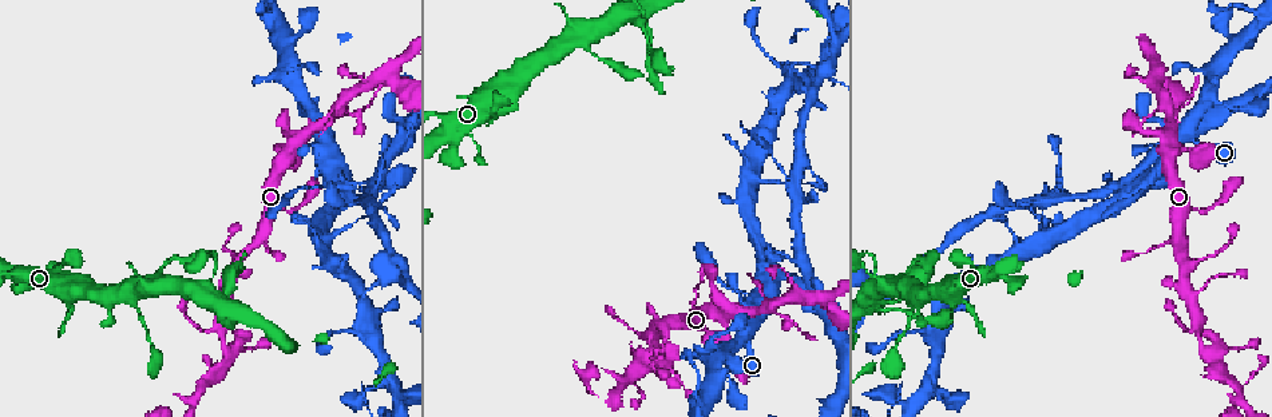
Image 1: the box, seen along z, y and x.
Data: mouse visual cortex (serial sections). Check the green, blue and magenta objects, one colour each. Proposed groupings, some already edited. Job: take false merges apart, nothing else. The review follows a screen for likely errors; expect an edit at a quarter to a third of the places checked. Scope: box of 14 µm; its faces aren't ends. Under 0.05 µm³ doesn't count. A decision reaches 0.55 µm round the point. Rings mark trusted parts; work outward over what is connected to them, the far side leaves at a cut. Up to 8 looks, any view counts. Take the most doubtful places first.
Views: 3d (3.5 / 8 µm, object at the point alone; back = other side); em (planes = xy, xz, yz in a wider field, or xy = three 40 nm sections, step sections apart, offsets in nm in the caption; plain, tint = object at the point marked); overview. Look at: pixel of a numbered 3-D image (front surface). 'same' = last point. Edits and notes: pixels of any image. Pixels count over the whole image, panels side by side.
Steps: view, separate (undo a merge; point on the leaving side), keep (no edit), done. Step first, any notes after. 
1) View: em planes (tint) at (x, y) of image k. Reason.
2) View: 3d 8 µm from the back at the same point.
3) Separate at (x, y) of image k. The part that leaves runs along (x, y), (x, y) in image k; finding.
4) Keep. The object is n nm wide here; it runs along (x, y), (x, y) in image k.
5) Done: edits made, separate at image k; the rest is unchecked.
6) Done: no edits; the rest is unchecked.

View: 3d 3.5 µm at (875, 301) of image 1. Thin arm on a thick one.

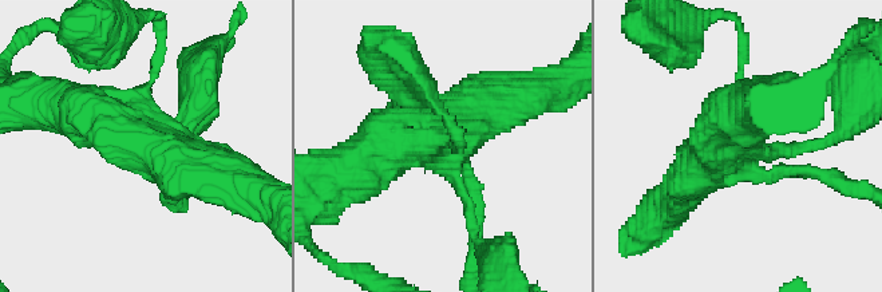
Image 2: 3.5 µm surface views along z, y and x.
View: em xy step 2 (plain) at (447, 151) of image 2. Need the tissue.

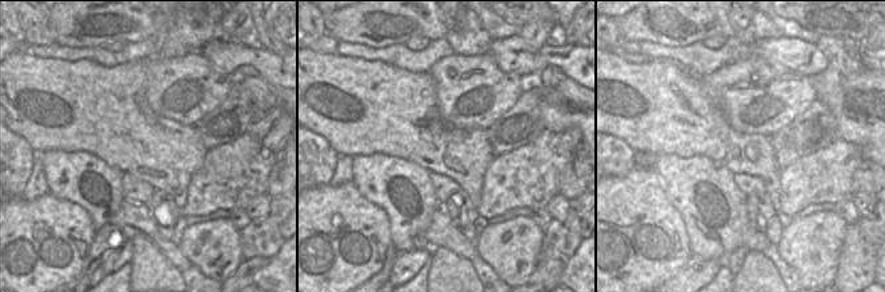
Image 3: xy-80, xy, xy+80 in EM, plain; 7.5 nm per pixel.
View: em xy step 2 (tint) at the same point.

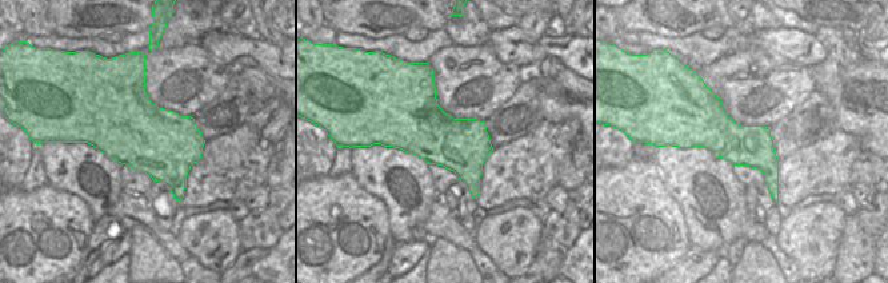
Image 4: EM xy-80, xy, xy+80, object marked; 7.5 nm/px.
Keep. It runs along (63, 107), (212, 169) in image 2; all the same cell.

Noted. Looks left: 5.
View: em xy step 2 (tint) at (320, 133) of image 1.

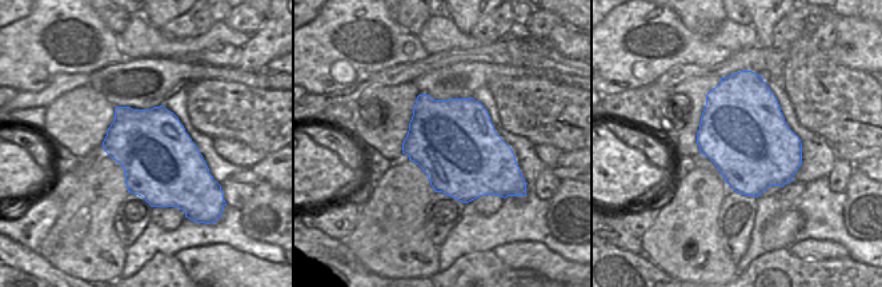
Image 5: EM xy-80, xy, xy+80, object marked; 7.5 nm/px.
View: 3d 3.5 µm at the same point. See where the arms go.

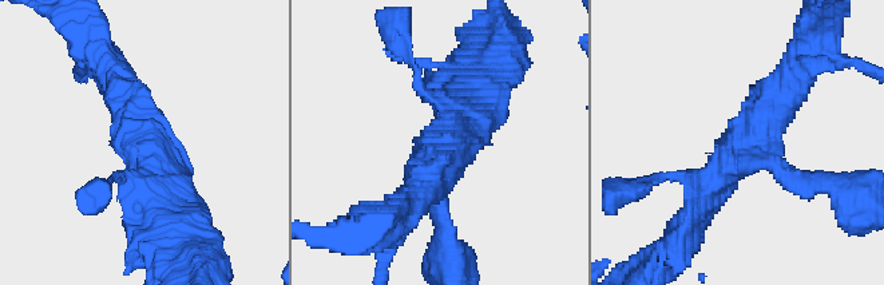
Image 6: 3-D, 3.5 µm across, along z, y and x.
Keep. The object is 650 nm wide here; it runs along (832, 182), (744, 146), (702, 204) in image 6; one cell here.

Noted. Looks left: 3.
View: 3d 3.5 µm from the back at (800, 256) of image 1. Two arms in line, one across.

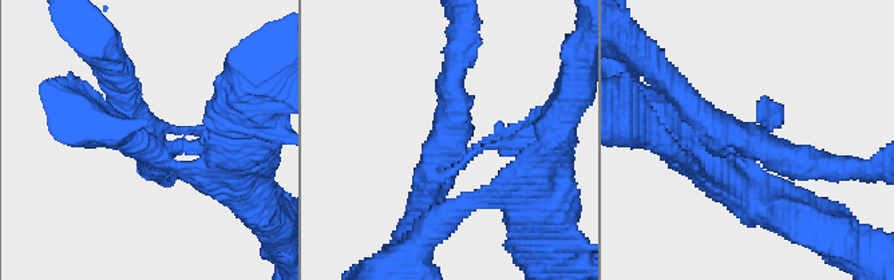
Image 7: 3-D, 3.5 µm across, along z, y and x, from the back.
View: em xy step 2 (tint) at (454, 147) of image 7. 3 arms meet here; the arms are 200, 300, 350 nm wide.

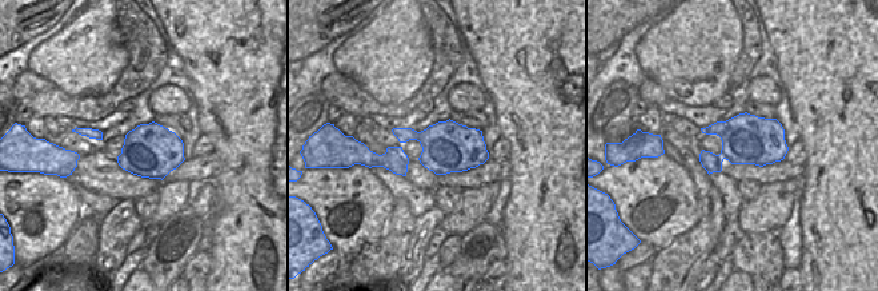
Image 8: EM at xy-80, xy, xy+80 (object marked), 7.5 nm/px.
Keep. It runs along (236, 146), (162, 146), (121, 93) in image 7; one cell here.

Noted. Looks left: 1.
Done: no edits; the rest is unchecked.

